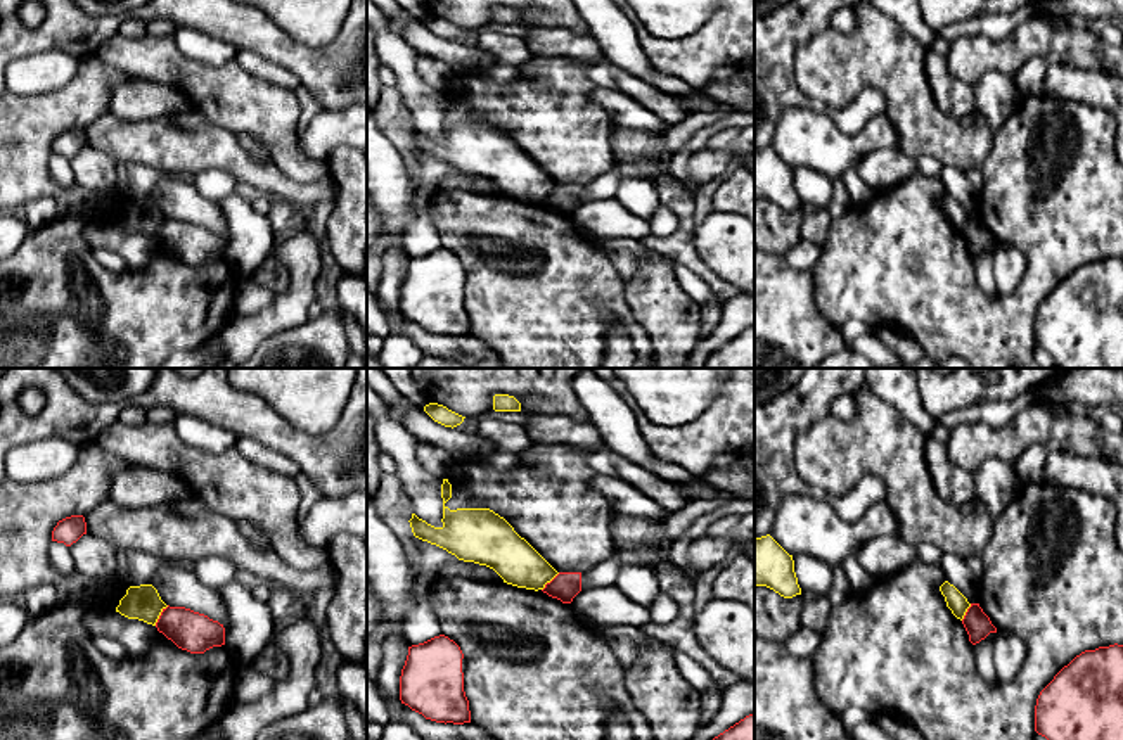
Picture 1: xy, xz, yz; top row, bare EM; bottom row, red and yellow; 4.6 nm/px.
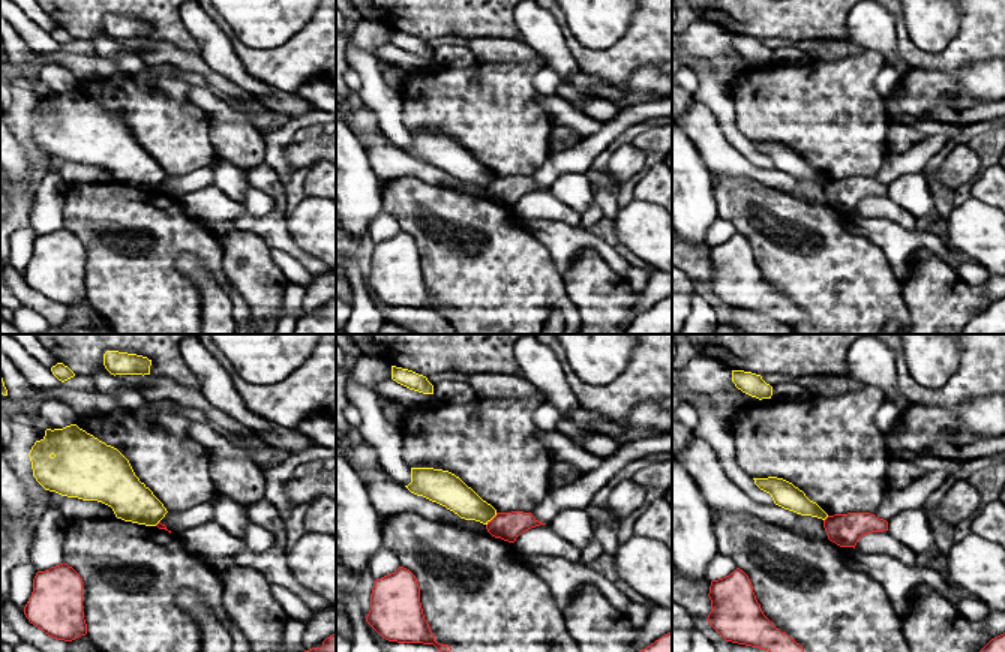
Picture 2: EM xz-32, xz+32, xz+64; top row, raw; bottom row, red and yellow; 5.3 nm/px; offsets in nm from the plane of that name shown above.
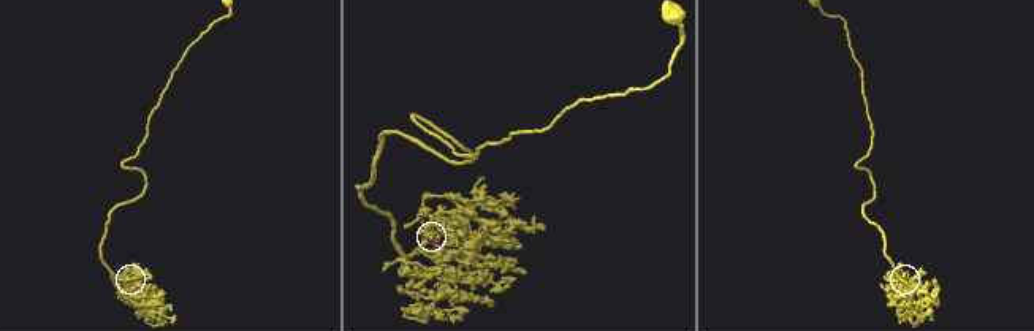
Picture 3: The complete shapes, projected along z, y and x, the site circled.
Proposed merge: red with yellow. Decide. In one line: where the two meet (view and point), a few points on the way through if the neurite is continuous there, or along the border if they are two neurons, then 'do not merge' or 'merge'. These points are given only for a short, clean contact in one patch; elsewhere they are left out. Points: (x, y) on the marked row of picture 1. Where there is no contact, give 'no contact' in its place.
meets red in xy at (160, 616); border along xy (168, 606), (154, 625); do not merge

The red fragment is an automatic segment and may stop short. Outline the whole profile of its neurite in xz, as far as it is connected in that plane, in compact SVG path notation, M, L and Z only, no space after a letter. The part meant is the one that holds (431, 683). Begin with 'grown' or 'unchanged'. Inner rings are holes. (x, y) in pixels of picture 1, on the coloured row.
unchanged | M445 635L408 647L400 676L400 700L436 723L471 723L464 692L464 654Z

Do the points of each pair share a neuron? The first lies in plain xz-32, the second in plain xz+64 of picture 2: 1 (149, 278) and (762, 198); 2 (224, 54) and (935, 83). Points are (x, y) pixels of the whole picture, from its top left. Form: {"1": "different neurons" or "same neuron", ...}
{"1": "same neuron", "2": "different neurons"}

